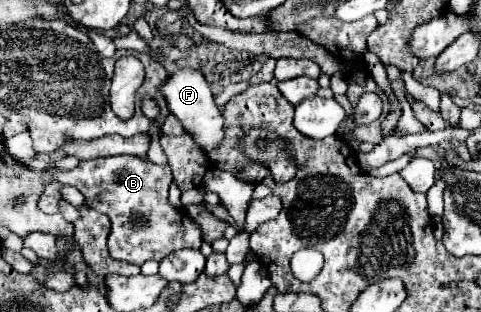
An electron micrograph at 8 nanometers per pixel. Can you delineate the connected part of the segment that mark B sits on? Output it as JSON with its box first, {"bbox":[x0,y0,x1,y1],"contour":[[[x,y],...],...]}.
{"bbox":[44,155,200,265],"contour":[[[112,155],[80,161],[74,171],[66,173],[46,169],[44,179],[76,187],[92,209],[110,217],[112,231],[108,237],[108,251],[114,259],[142,265],[148,259],[162,261],[168,253],[184,247],[200,249],[200,225],[168,203],[168,189],[172,183],[170,165],[156,165],[132,155]]]}

